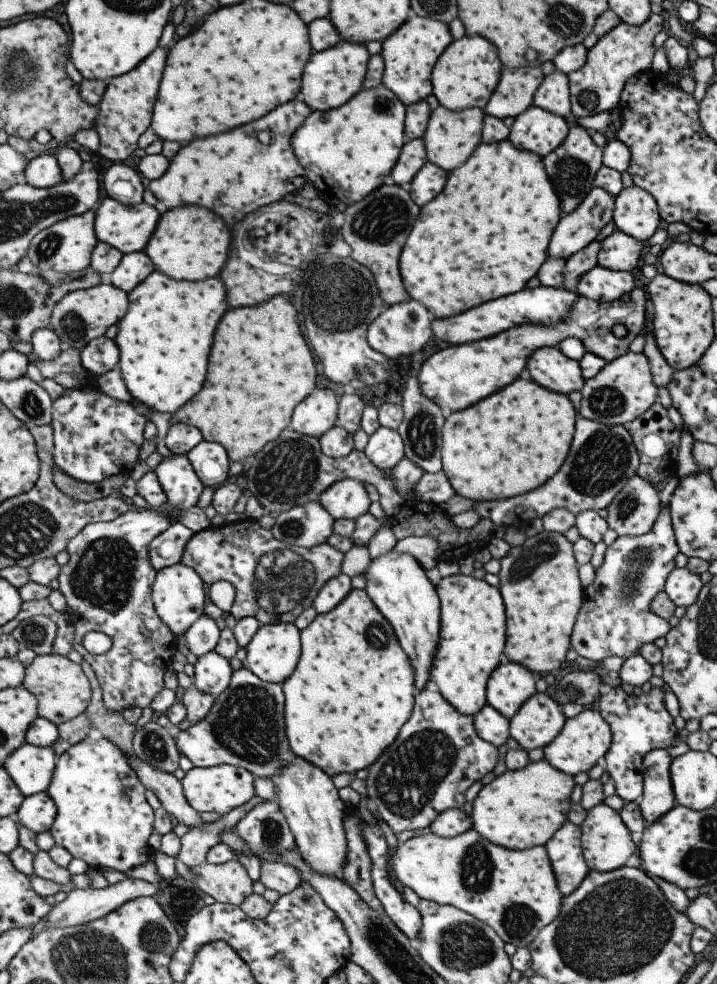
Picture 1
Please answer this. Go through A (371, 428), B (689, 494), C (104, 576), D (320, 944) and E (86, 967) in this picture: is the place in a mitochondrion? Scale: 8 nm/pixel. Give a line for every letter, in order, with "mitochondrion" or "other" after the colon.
A: other
B: other
C: mitochondrion
D: other
E: mitochondrion

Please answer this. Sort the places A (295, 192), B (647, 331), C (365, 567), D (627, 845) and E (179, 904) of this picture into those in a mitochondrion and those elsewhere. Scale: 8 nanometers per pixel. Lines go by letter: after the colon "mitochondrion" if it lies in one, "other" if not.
A: other
B: other
C: other
D: other
E: mitochondrion

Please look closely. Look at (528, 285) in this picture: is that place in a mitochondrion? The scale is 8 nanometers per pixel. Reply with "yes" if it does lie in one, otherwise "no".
no

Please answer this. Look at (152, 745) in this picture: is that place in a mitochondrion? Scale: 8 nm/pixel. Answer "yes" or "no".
yes

